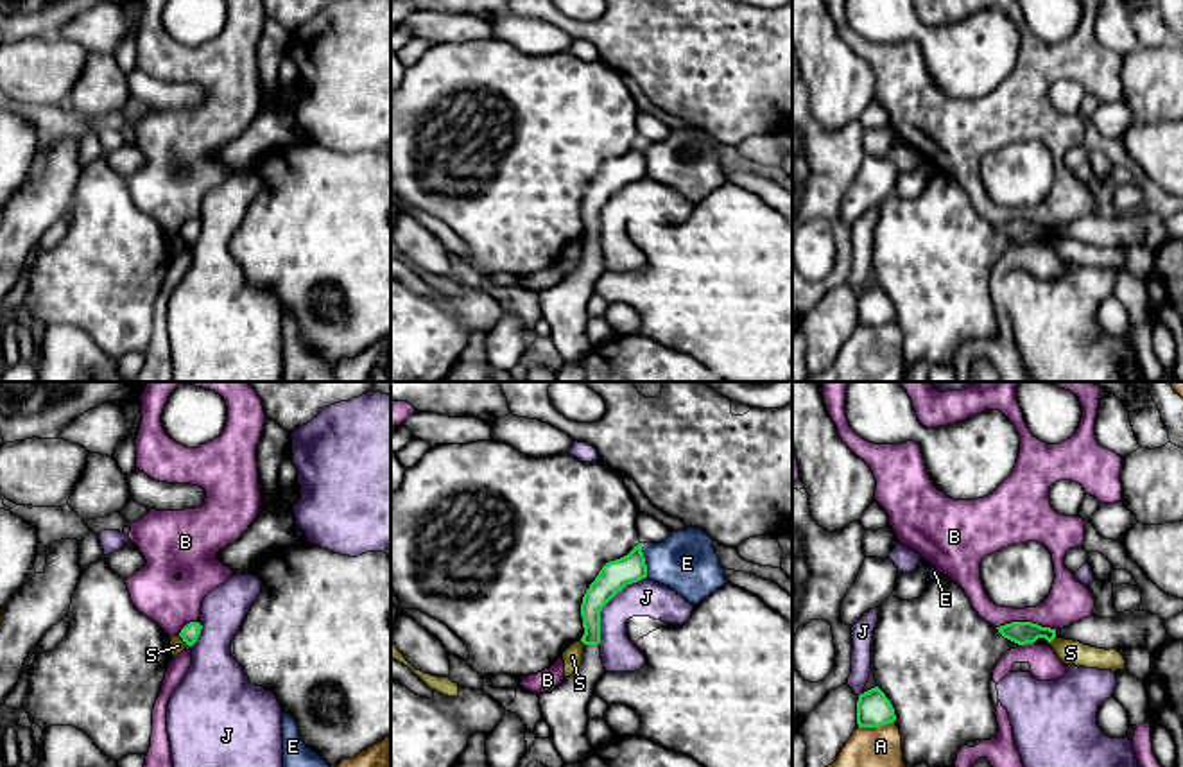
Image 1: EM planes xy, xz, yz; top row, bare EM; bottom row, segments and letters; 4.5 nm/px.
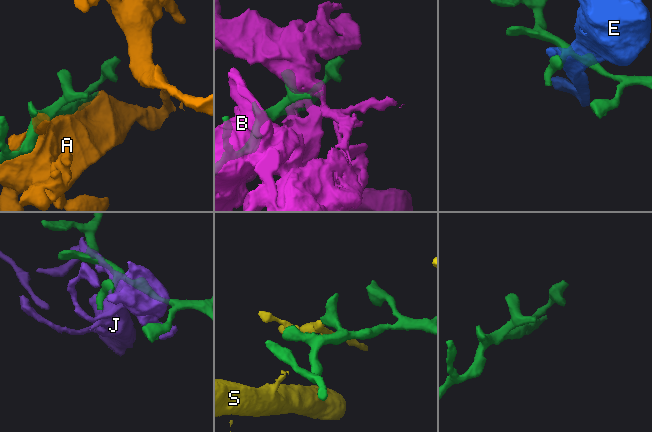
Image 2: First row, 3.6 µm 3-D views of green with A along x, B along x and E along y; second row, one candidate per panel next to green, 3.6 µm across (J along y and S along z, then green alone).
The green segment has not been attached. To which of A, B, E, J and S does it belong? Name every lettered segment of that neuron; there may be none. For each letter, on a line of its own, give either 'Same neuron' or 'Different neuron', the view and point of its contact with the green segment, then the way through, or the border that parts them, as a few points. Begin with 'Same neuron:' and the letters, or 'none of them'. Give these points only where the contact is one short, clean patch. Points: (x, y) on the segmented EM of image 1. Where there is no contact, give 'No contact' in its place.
Same neuron: none of them
A: Different neuron. Touches green at yz (875, 726)
B: Different neuron. Touches green at yz (1026, 622)
E: Different neuron. Touches green at xz (644, 560)
J: Different neuron. Touches green at xz (606, 603)
S: Different neuron. Touches green at xy (183, 640). Boundary: xy (178, 635), (189, 646)

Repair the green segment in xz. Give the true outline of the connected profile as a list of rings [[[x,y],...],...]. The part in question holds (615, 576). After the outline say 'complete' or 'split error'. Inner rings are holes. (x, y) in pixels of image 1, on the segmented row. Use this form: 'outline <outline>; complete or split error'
outline [[[638,543],[627,556],[606,563],[590,584],[581,604],[583,663],[559,686],[540,694],[543,720],[550,726],[550,738],[565,763],[581,762],[592,751],[586,738],[588,702],[597,681],[606,672],[599,647],[600,611],[627,584],[647,577],[642,545]]]; split error

